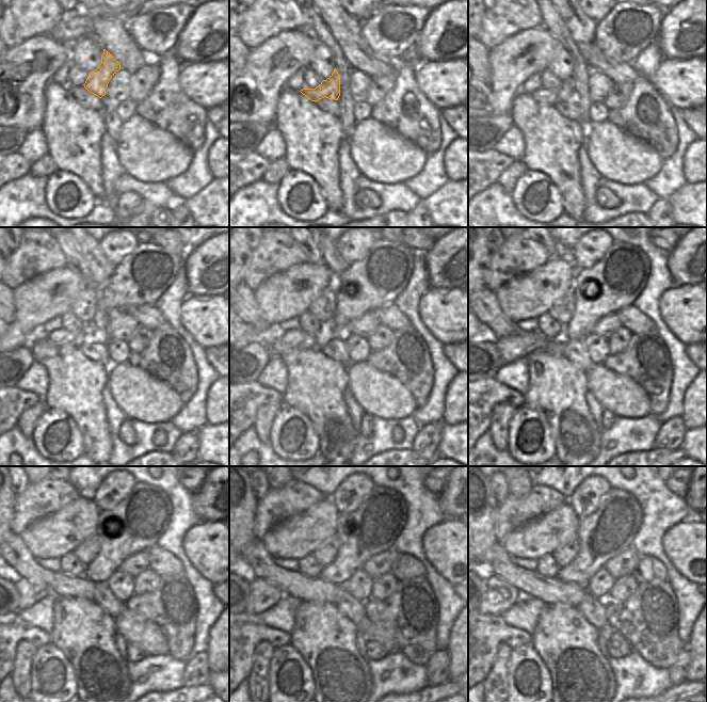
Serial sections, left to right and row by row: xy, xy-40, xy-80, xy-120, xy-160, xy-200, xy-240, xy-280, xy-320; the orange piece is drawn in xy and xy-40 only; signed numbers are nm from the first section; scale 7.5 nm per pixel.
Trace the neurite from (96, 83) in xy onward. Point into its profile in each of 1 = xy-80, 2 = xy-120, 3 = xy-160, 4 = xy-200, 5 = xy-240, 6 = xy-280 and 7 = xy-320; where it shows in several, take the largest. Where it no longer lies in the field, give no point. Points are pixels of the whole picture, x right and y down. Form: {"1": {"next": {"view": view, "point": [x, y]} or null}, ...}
{"1": {"next": {"view": "xy-80", "point": [566, 90]}}, "2": {"next": {"view": "xy-120", "point": [89, 333]}}, "3": {"next": {"view": "xy-160", "point": [292, 339]}}, "4": {"next": {"view": "xy-200", "point": [511, 348]}}, "5": {"next": {"view": "xy-240", "point": [30, 591]}}, "6": {"next": {"view": "xy-280", "point": [263, 595]}}, "7": {"next": {"view": "xy-320", "point": [499, 596]}}}

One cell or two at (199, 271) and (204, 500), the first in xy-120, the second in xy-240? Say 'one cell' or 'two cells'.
one cell

